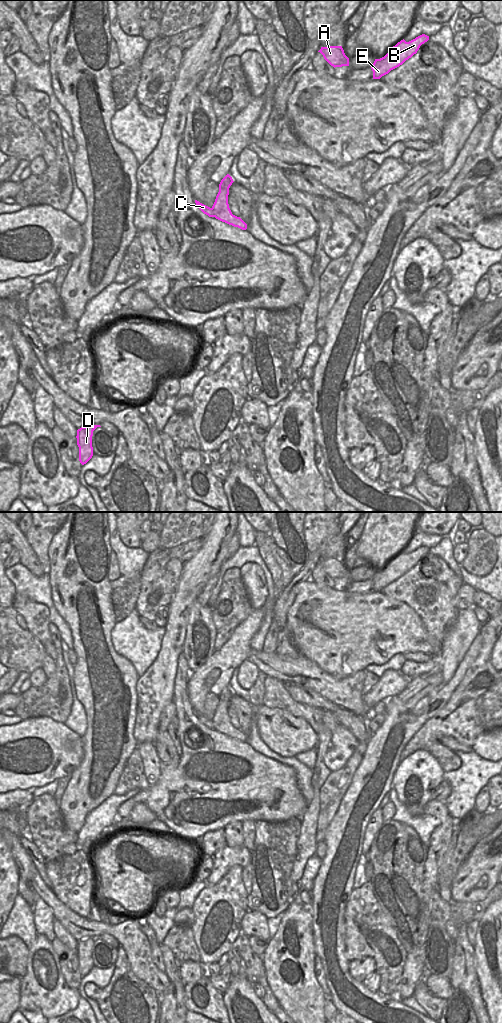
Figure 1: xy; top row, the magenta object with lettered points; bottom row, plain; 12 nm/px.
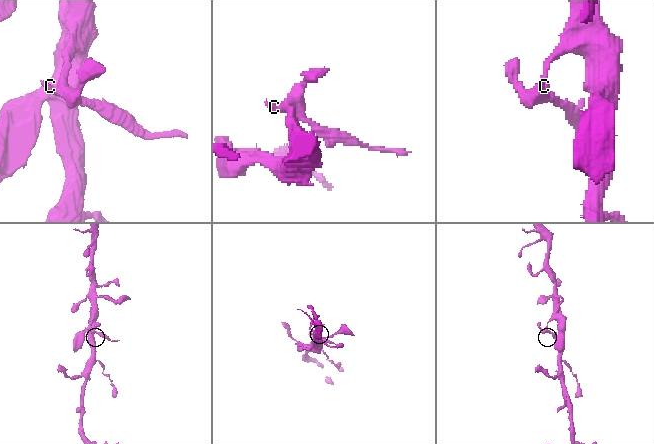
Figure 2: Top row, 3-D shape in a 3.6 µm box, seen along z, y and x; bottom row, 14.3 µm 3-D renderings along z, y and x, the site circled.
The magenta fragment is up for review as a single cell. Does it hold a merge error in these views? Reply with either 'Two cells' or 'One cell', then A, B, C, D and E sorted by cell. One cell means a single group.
Two cells. Groups: A B D E / C

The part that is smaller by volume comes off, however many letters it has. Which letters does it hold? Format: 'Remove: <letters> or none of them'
Remove: C

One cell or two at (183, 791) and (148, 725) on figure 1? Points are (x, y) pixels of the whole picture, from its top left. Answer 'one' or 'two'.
two

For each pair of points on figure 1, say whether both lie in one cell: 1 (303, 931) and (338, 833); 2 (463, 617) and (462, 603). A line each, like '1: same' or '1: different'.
1: different
2: different

